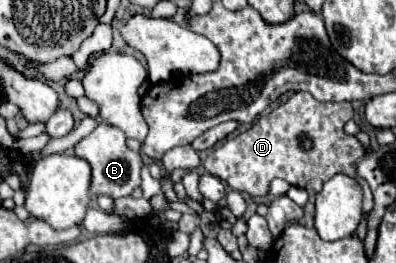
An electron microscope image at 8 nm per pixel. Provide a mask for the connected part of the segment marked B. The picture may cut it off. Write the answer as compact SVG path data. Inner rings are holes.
M99 124L87 138L75 144L75 156L85 158L91 164L93 178L91 178L91 194L99 196L111 196L111 198L123 198L129 196L139 184L139 172L141 172L141 154L131 152L125 144L125 134L121 128L115 128L111 124Z

